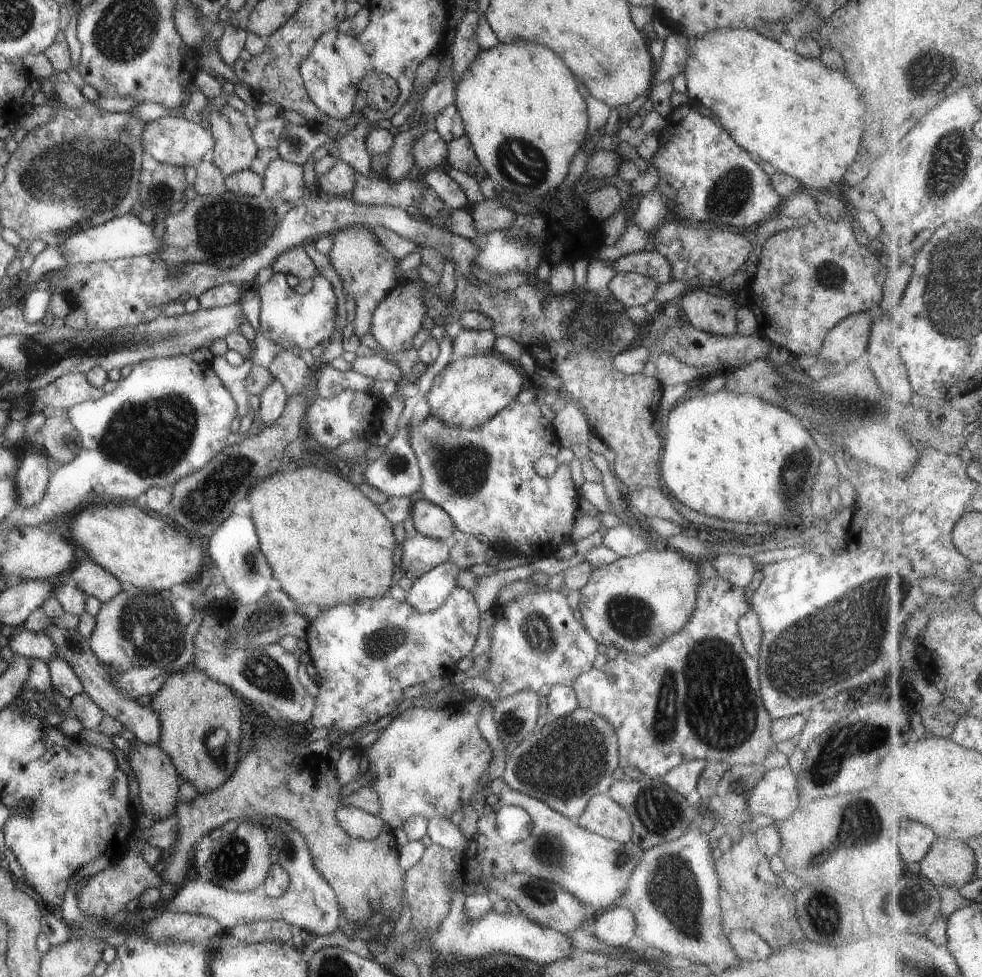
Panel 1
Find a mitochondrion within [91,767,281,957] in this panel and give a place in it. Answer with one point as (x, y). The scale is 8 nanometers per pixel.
(231, 858)

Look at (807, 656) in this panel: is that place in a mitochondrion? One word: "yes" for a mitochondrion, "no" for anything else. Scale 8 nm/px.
yes

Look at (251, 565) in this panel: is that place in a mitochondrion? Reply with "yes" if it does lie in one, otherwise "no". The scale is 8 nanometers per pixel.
yes

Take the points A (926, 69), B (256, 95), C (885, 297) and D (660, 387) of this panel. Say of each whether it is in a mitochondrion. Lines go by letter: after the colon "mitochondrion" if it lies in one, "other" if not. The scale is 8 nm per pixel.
A: mitochondrion
B: other
C: other
D: other

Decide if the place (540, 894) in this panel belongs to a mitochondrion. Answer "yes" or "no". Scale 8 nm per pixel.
yes

